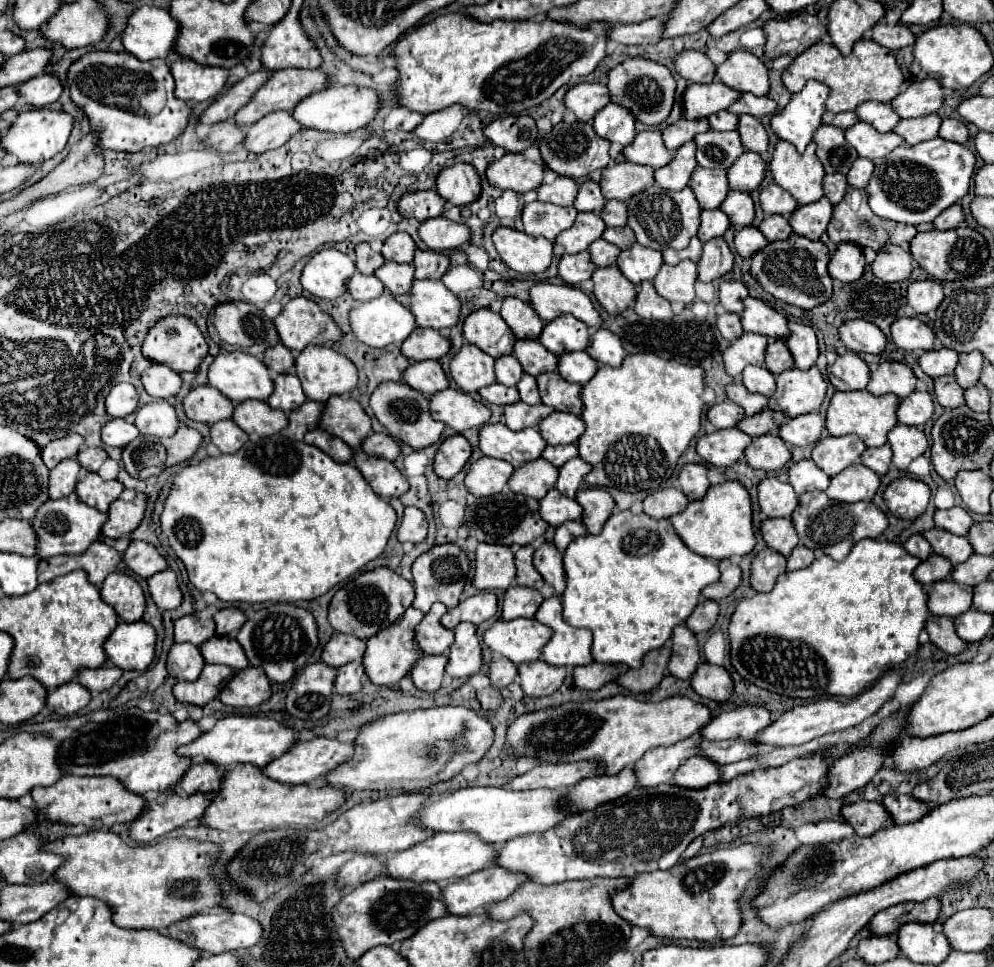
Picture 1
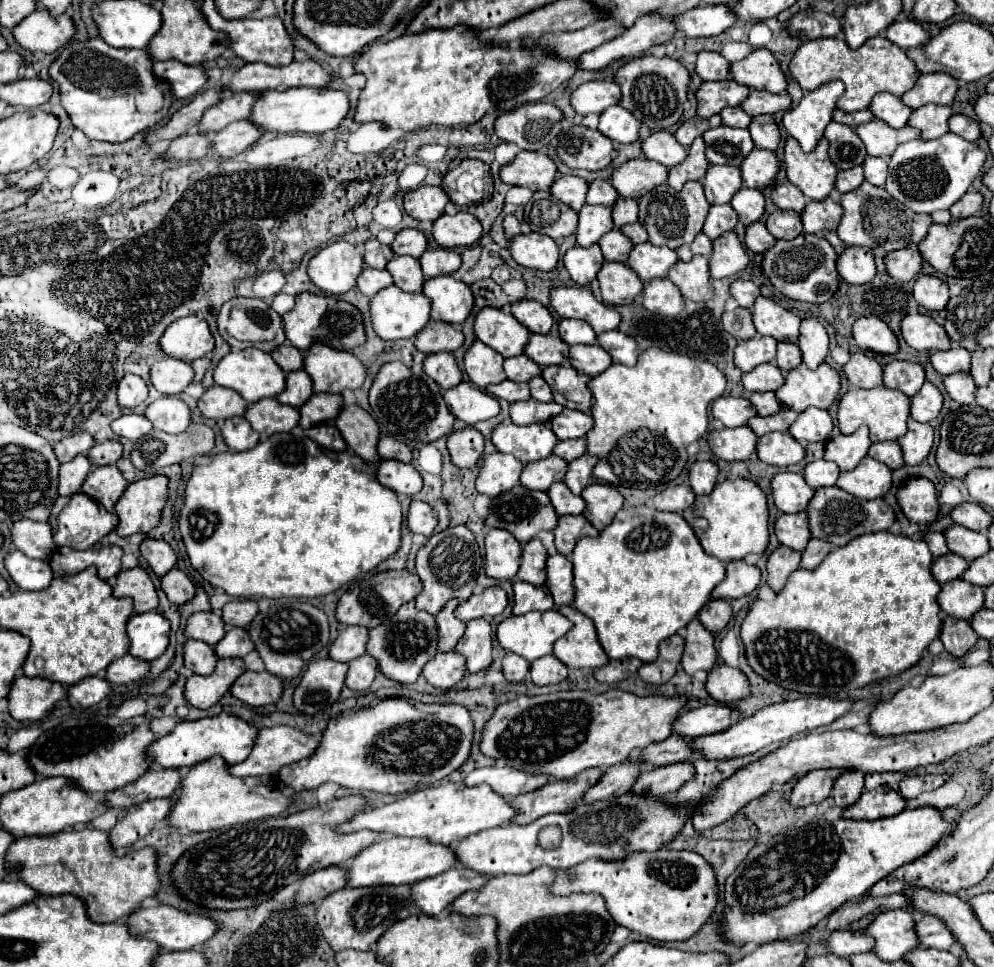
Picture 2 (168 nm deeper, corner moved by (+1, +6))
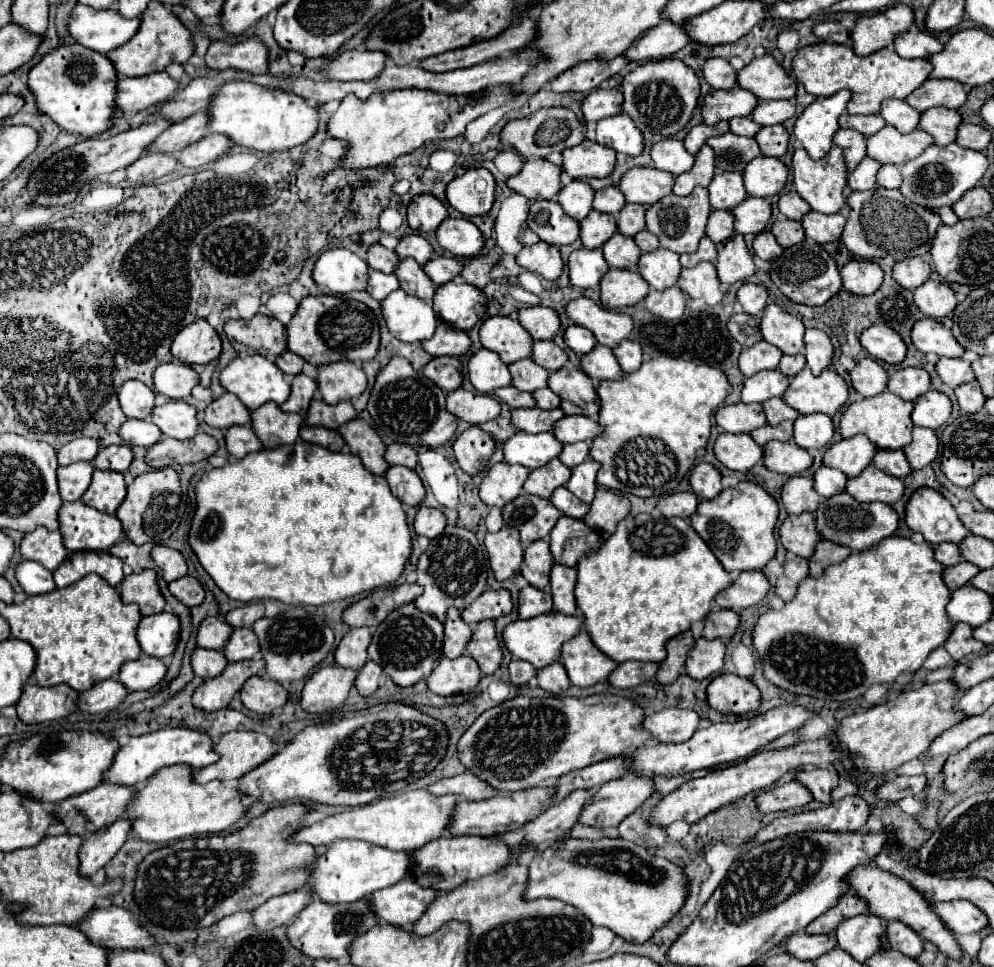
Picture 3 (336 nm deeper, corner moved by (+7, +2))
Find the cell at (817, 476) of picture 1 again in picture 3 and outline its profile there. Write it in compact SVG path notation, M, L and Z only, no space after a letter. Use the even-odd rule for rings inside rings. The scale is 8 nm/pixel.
M820 466L814 472L814 488L824 498L840 494L844 490L844 486L846 486L846 480L848 480L848 476L842 474L840 470L836 470L836 468Z

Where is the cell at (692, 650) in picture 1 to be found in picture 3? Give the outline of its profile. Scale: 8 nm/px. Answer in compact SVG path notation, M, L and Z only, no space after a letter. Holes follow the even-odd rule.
M698 638L686 658L686 674L694 680L712 678L724 666L724 642Z

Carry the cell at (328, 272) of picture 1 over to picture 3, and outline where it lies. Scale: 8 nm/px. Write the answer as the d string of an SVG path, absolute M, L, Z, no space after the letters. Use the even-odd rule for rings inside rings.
M332 248L320 254L312 278L332 294L348 294L366 288L368 264L346 248Z

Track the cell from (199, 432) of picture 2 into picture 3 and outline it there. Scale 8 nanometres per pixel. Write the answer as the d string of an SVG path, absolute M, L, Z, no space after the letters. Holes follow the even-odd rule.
M198 432L190 440L174 440L174 438L162 436L158 444L148 448L144 460L152 468L164 468L164 466L174 466L174 464L184 466L184 464L206 460L216 450L218 450L218 442L204 432Z

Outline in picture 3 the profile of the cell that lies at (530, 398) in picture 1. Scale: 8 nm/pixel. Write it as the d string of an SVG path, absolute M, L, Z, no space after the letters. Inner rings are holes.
M548 386L542 388L542 390L534 390L532 396L534 396L534 400L536 400L536 406L538 406L538 408L544 408L544 410L558 408L558 404L560 404L560 398L558 398Z

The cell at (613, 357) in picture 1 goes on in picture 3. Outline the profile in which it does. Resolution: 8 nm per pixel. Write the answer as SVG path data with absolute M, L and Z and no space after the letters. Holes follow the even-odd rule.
M622 340L622 344L614 346L612 348L618 364L622 366L624 372L634 372L640 368L642 364L642 348L638 342L632 342L632 340Z

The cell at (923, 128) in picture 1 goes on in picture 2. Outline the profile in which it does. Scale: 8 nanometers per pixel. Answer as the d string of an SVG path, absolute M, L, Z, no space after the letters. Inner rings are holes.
M926 104L918 110L914 110L912 120L908 126L918 128L922 132L922 138L940 138L948 134L948 118L952 116L950 106L936 106L936 104Z

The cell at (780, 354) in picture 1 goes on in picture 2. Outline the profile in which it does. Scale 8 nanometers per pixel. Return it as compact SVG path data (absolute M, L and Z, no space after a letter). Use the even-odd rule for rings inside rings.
M778 344L776 364L782 372L790 372L792 368L802 364L802 352L796 344Z

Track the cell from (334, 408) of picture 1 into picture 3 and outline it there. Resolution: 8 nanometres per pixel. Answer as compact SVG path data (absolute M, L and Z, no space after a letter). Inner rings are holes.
M354 418L346 422L342 428L338 428L338 432L342 434L350 452L362 460L368 472L382 476L388 470L388 464L384 460L386 446L370 424L366 424L362 418Z

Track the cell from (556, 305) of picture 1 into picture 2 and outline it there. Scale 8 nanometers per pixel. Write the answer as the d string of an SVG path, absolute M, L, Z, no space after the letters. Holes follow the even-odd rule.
M554 288L550 292L550 300L558 316L586 320L596 334L616 330L622 320L622 316L612 306L596 300L588 288Z

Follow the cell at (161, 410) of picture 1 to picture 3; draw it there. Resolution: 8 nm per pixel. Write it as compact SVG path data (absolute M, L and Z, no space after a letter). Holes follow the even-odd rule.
M178 400L178 402L166 402L164 406L156 406L152 410L152 422L170 438L186 440L192 438L198 432L198 420L196 410Z

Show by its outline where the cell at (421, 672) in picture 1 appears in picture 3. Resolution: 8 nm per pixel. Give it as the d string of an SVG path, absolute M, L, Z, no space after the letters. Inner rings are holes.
M462 654L456 660L440 658L434 672L426 678L426 684L438 696L468 694L474 690L480 676L478 664L468 654Z

